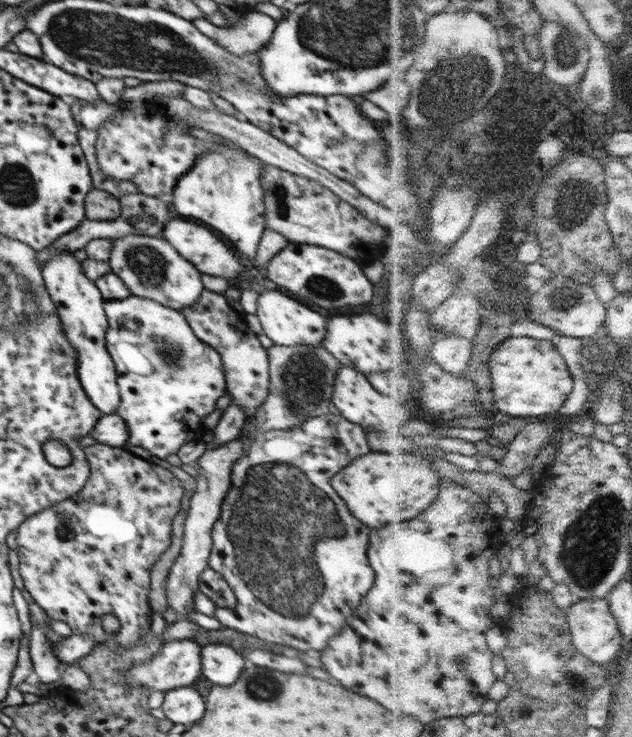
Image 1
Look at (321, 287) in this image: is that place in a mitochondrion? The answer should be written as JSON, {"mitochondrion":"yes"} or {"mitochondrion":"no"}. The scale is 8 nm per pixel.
{"mitochondrion":"yes"}

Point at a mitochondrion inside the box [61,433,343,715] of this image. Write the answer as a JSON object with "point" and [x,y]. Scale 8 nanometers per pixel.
{"point":[263,687]}

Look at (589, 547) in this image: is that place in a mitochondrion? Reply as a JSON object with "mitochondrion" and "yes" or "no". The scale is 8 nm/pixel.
{"mitochondrion":"yes"}

